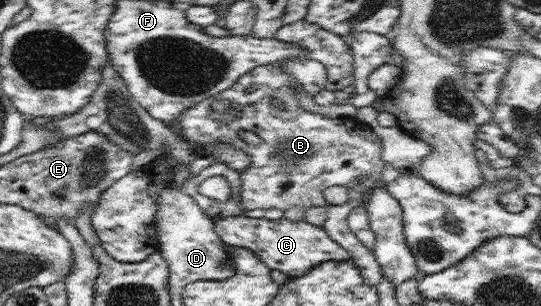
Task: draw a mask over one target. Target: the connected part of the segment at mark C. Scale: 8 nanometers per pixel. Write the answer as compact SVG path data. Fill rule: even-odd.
M244 215L229 216L216 221L214 229L228 246L240 246L255 251L271 270L278 269L290 279L306 275L322 262L348 261L350 258L348 251L336 243L323 227L314 226L305 220L294 223L285 218L274 221L251 219Z

